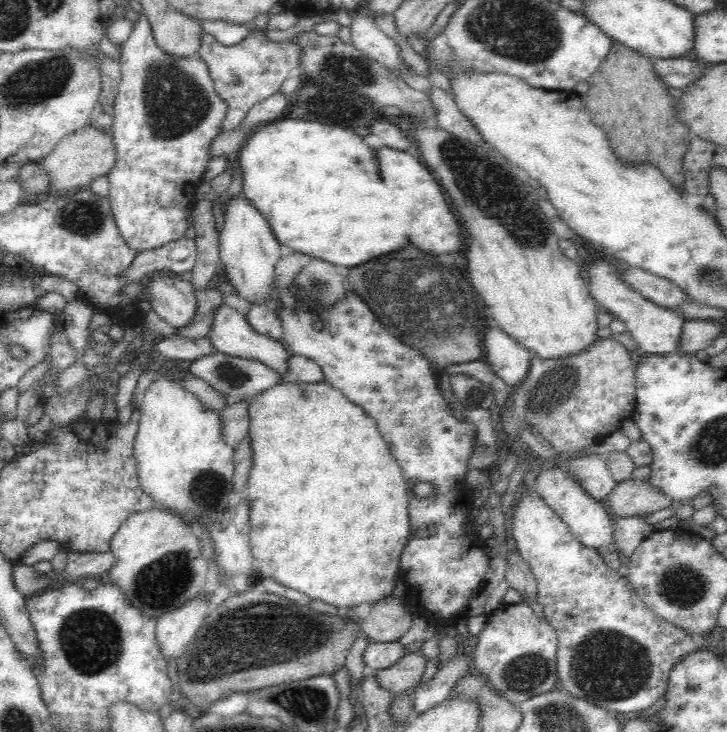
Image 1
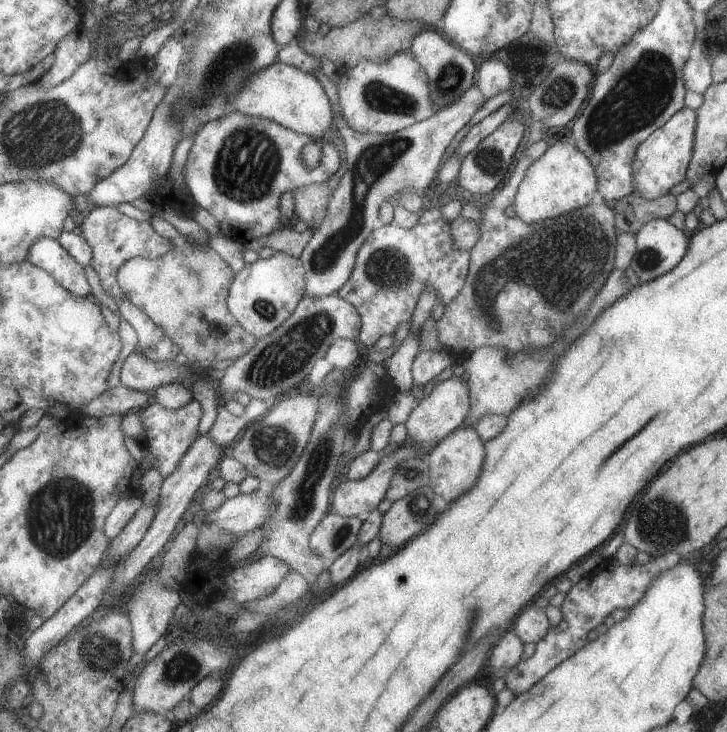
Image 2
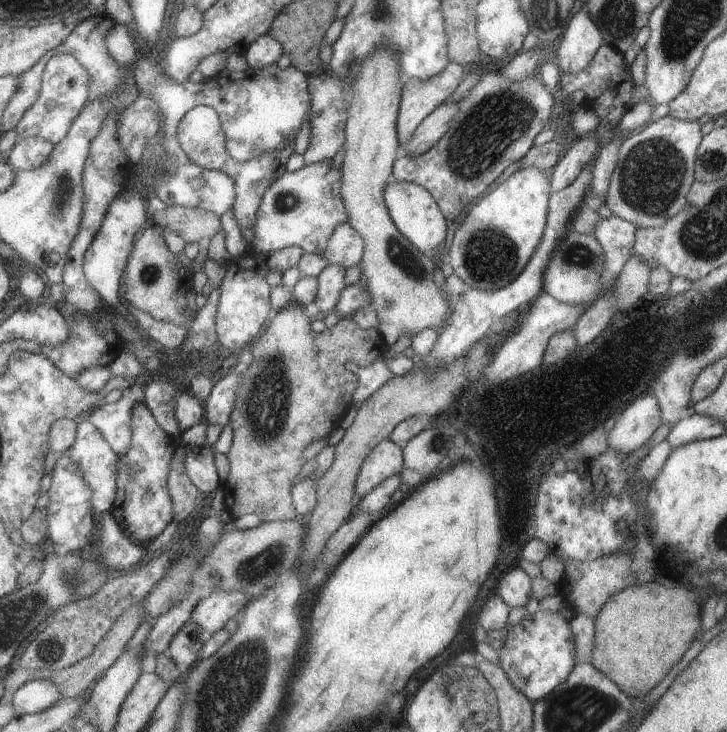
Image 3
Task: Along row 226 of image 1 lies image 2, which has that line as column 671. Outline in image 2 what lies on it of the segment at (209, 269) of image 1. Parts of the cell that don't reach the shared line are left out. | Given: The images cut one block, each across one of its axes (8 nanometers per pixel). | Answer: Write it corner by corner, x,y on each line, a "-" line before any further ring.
668,193
653,199
628,195
617,200
614,212
618,232
635,235
647,222
672,216
676,212
676,197

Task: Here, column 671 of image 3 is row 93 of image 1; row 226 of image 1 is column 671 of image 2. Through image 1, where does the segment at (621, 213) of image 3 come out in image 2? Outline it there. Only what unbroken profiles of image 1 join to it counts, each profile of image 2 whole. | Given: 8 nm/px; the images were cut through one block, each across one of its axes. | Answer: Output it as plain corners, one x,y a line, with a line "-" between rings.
688,107
681,108
639,146
632,163
632,177
636,184
635,196
641,199
658,198
666,195
674,185
685,179
692,154
695,126
695,112

